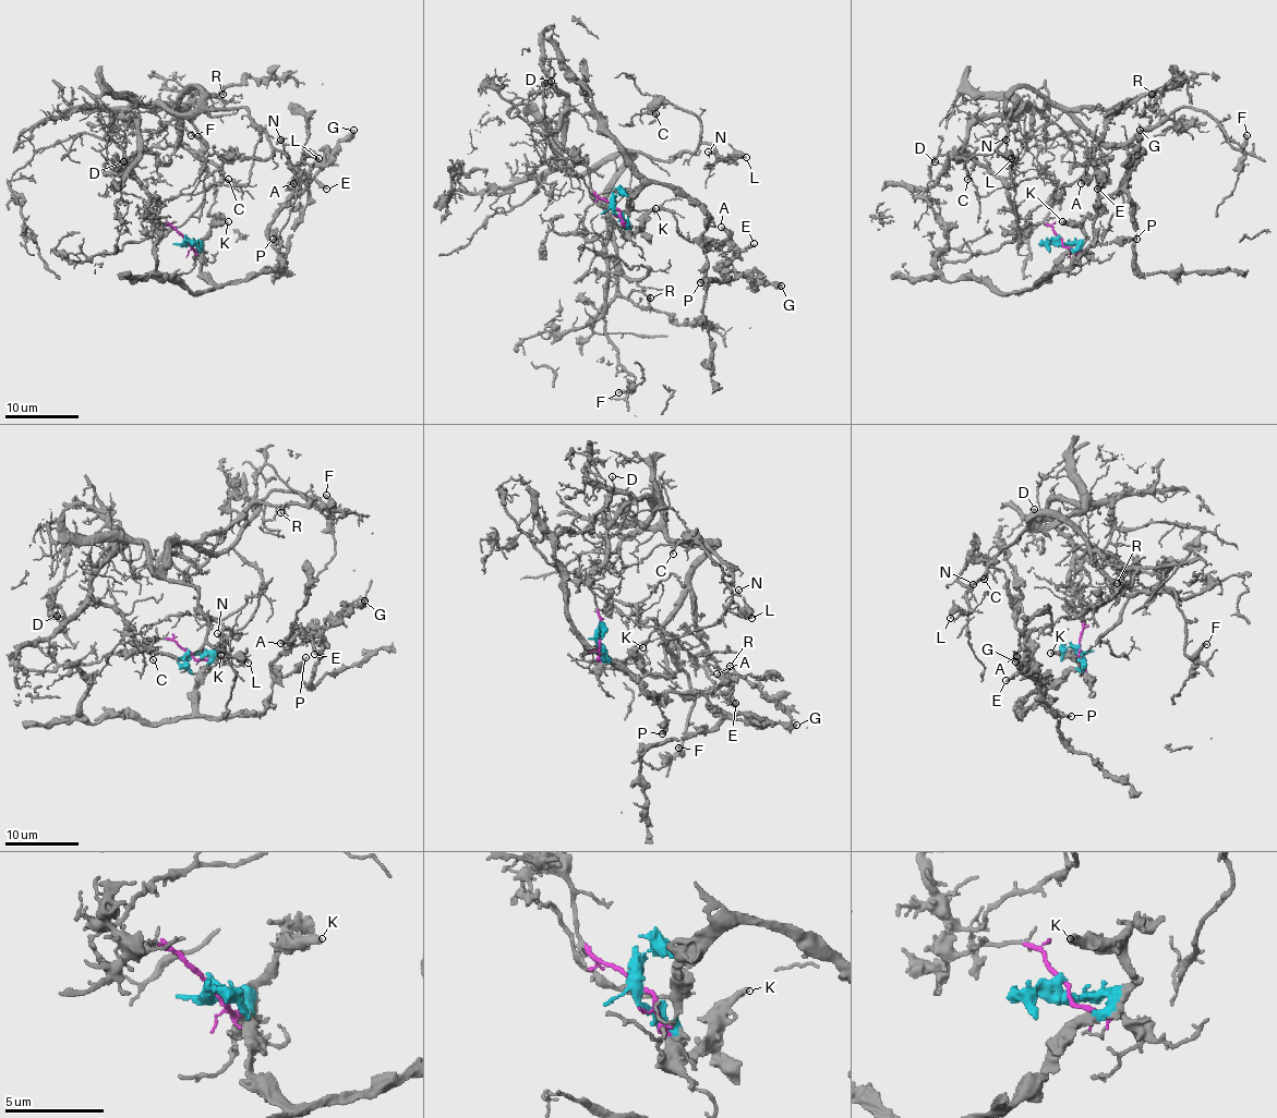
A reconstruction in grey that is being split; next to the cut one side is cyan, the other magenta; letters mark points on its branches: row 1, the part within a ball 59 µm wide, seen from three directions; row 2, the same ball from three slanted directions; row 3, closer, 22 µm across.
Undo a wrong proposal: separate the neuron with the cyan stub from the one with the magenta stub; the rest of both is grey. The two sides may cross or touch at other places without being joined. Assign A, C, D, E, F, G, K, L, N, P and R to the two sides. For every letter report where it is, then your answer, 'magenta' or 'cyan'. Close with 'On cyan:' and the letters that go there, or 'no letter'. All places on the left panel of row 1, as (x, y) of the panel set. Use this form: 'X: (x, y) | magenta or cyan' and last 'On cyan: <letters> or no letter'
A: (293, 183) | cyan
C: (228, 179) | magenta
D: (123, 161) | magenta
E: (326, 189) | cyan
F: (191, 135) | magenta
G: (353, 130) | cyan
K: (228, 221) | cyan
L: (318, 158) | magenta
N: (280, 140) | magenta
P: (273, 239) | cyan
R: (223, 94) | magenta
On cyan: A, E, G, K, P

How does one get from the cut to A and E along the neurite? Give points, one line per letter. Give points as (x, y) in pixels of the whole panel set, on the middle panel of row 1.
A: (613, 206), (626, 221), (629, 201), (646, 184), (676, 185), (709, 215), (696, 240), (727, 243), (721, 227)
E: (613, 206), (626, 221), (646, 184), (676, 185), (709, 215), (696, 240), (722, 252), (754, 243)

